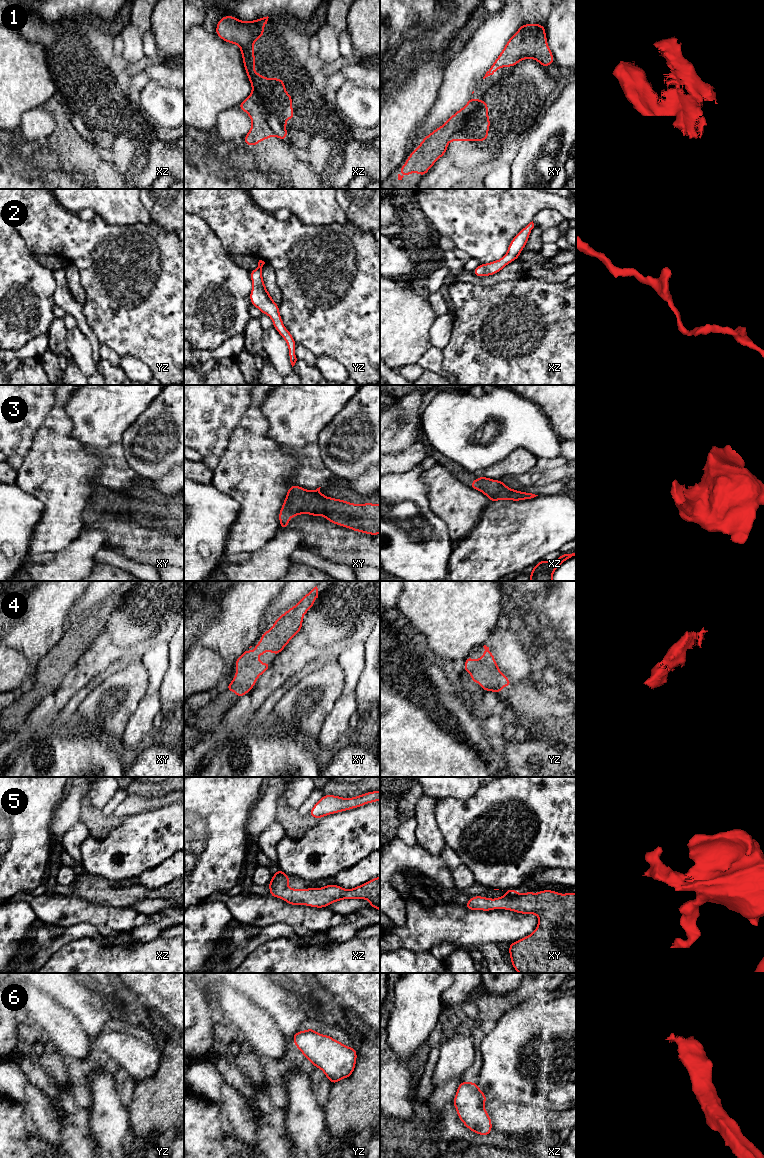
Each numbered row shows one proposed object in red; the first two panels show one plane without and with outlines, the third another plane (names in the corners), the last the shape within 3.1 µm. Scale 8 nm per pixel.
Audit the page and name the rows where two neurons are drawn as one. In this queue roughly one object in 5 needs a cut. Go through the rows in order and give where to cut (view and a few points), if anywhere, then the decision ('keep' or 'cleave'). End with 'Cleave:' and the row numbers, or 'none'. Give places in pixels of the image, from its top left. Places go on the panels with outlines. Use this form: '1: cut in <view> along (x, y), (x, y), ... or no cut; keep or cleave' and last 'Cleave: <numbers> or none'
1: no cut; keep
2: no cut; keep
3: no cut; keep
4: no cut; keep
5: no cut; keep
6: no cut; keep
Cleave: none

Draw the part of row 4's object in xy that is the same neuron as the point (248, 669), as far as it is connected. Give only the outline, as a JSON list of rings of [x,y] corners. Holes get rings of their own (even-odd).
[[[316,586],[300,602],[280,615],[274,625],[263,633],[260,642],[253,647],[254,653],[246,649],[236,659],[235,678],[226,687],[227,691],[233,690],[239,699],[253,689],[257,678],[271,667],[271,663],[261,663],[256,657],[263,657],[267,651],[278,655],[289,641],[300,632],[303,616],[314,606],[314,601],[317,598],[318,588]]]

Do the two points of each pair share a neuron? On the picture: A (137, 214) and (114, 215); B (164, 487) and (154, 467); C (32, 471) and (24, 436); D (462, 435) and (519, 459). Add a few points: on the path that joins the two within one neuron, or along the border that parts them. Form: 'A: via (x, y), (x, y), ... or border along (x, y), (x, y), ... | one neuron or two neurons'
A: via (131, 214), (120, 214) | one neuron
B: border along (173, 465), (169, 471), (160, 477), (143, 480) | two neurons
C: border along (37, 430), (33, 437), (32, 447), (23, 458) | two neurons
D: border along (532, 453), (517, 447), (488, 466) | two neurons

